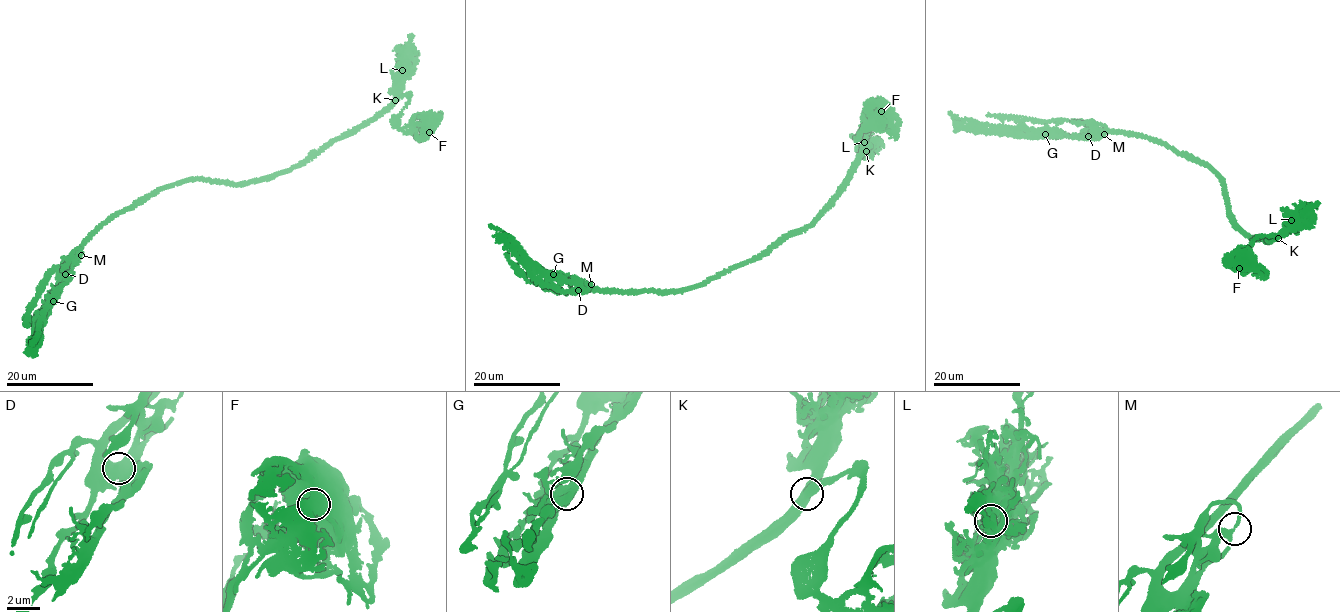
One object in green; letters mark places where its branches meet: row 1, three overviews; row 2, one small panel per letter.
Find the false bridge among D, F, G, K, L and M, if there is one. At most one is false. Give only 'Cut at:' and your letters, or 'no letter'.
Cut at: no letter

